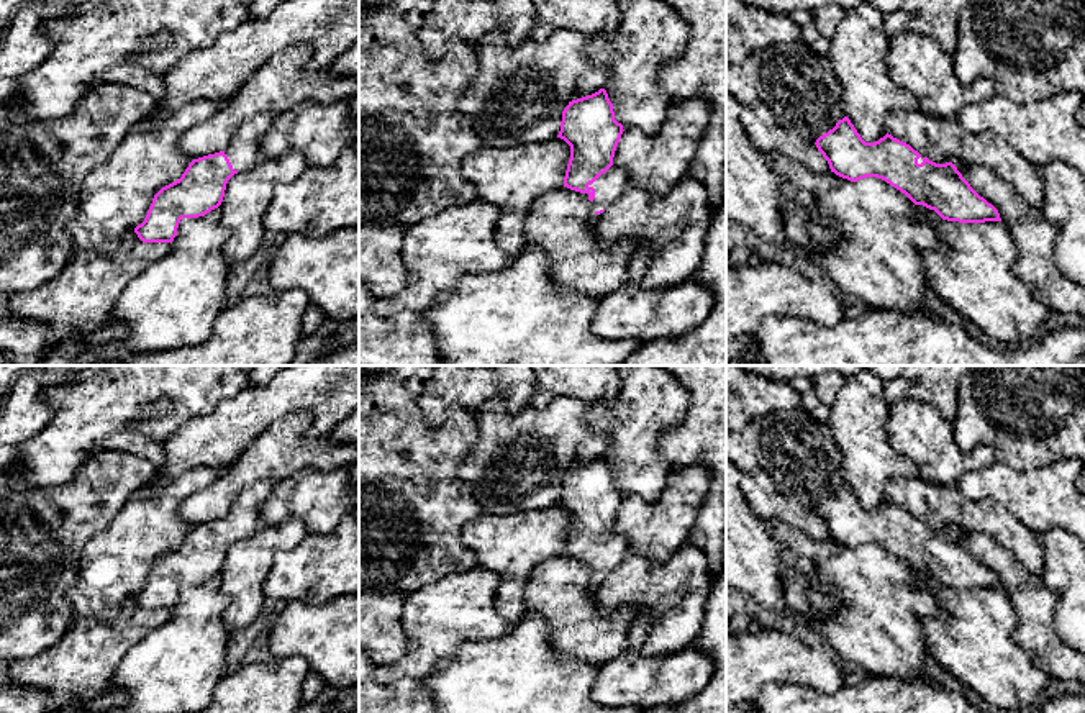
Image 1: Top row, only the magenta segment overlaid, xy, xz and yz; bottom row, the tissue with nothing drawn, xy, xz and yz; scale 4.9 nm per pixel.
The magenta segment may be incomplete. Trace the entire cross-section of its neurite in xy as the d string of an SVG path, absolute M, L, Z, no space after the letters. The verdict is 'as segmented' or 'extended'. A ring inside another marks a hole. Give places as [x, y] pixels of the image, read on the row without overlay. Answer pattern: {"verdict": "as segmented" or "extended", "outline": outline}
{"verdict": "extended", "outline": "M259 480L247 487L229 511L215 521L193 526L182 544L162 554L134 600L143 610L172 610L182 585L205 584L223 569L228 547L261 529L259 508L275 484Z"}

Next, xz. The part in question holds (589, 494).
{"verdict": "extended", "outline": "M605 456L569 469L562 479L557 505L570 513L564 554L585 561L595 582L631 554L624 536L613 531L623 498Z"}

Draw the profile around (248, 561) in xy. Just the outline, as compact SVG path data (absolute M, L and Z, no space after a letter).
M288 520L261 528L228 547L220 577L221 590L229 597L223 618L231 634L261 615L266 602L262 587L275 554L297 547L306 536L308 531L298 520Z

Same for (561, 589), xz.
M562 552L531 570L523 605L528 616L546 620L557 652L602 665L626 651L634 610L621 606L613 616L603 616L593 588L588 564Z

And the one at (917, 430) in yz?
M892 403L887 431L892 447L918 467L919 477L934 484L957 485L964 474L998 459L990 446L965 452L954 439L952 423L926 403Z

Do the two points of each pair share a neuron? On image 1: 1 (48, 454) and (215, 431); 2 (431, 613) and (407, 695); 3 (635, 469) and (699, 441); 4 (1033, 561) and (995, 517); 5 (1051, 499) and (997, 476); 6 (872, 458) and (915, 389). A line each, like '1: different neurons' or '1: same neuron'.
1: different neurons
2: different neurons
3: different neurons
4: same neuron
5: same neuron
6: different neurons

